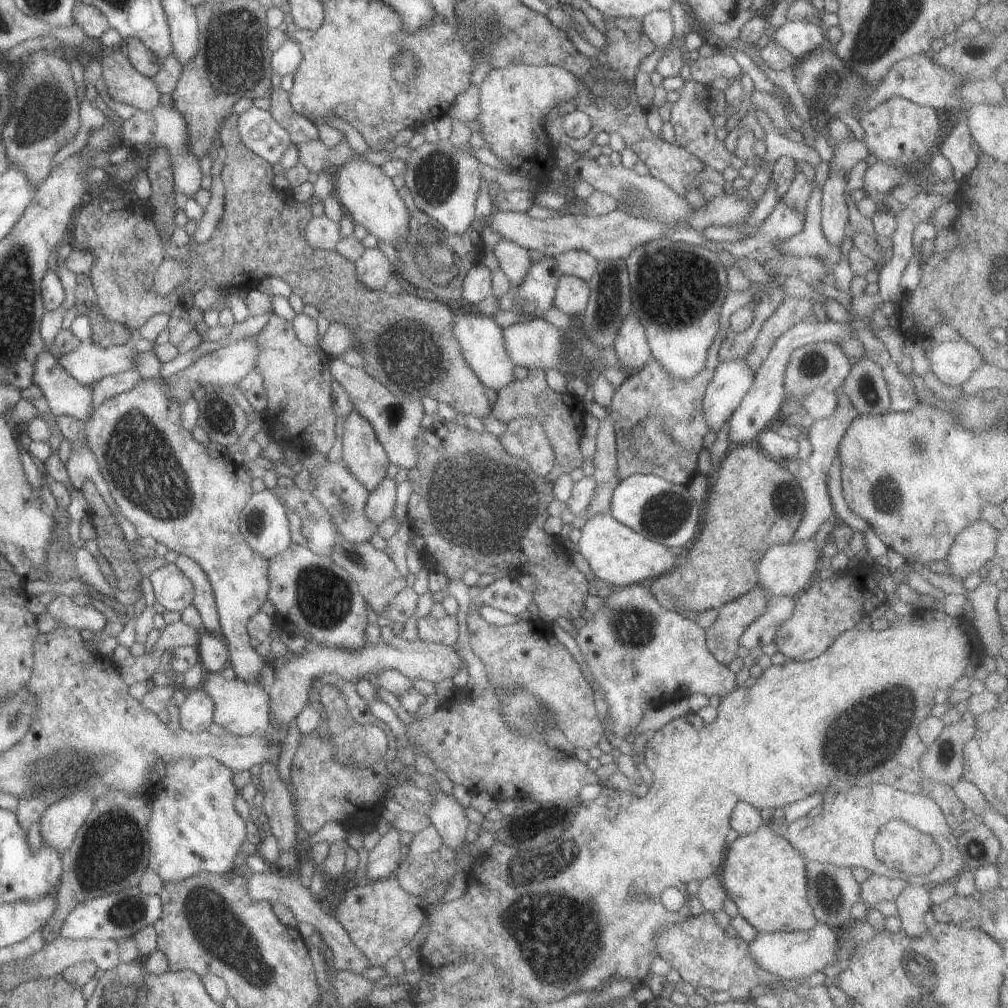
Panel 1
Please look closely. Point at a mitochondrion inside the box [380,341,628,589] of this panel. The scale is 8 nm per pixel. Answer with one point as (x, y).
(490, 520)

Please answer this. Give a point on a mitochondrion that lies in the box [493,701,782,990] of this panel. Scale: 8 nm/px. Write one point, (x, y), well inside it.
(558, 929)

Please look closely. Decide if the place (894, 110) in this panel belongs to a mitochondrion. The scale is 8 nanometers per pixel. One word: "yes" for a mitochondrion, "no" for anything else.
no

